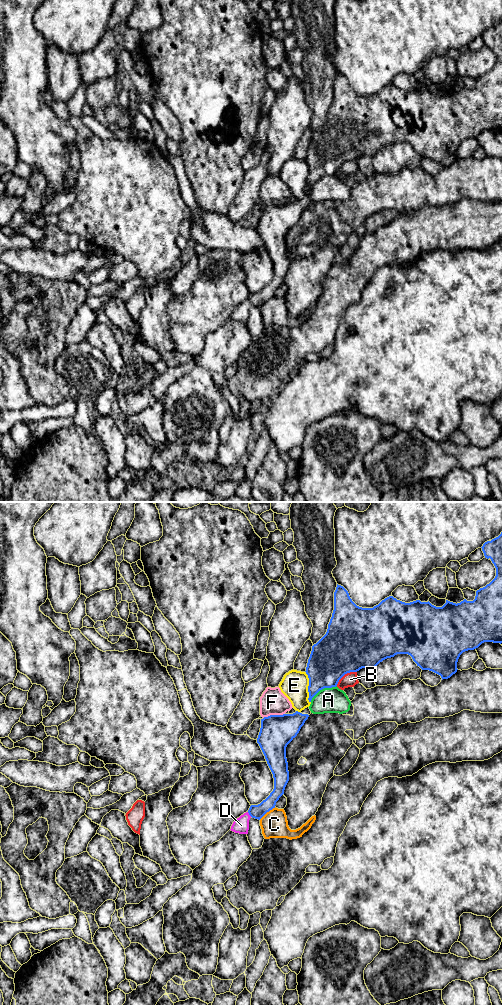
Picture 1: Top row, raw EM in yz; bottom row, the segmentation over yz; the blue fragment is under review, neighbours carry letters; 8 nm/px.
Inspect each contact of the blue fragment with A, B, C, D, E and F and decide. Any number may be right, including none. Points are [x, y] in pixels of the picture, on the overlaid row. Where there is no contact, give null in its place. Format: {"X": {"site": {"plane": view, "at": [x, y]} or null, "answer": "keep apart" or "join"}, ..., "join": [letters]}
{"A": {"site": {"plane": "yz", "at": [322, 688]}, "answer": "keep apart"}, "B": {"site": {"plane": "yz", "at": [345, 673]}, "answer": "keep apart"}, "C": {"site": {"plane": "yz", "at": [267, 811]}, "answer": "keep apart"}, "D": {"site": {"plane": "yz", "at": [249, 814]}, "answer": "join"}, "E": {"site": {"plane": "yz", "at": [308, 687]}, "answer": "keep apart"}, "F": {"site": {"plane": "yz", "at": [273, 715]}, "answer": "keep apart"}, "join": ["D"]}

